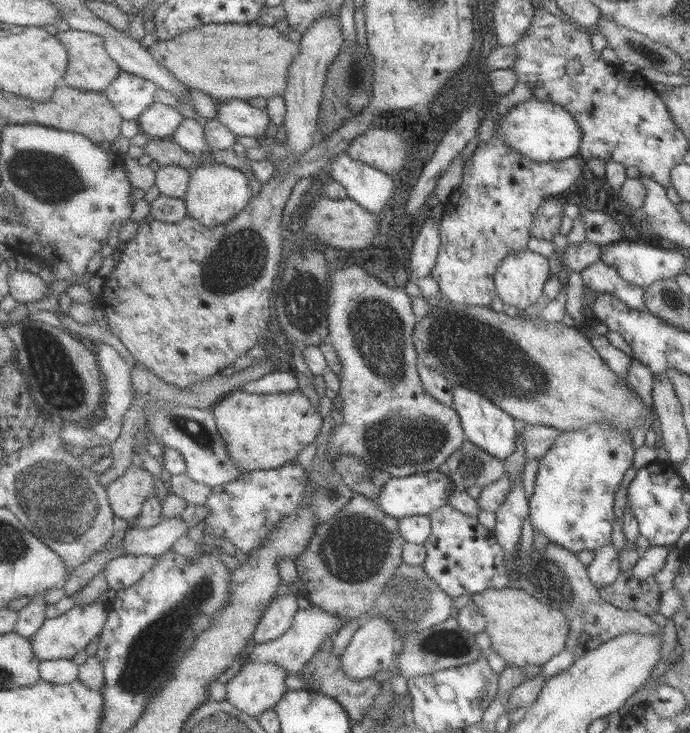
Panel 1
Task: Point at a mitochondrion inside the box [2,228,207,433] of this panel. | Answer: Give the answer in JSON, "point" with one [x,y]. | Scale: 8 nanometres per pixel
{"point":[60,382]}

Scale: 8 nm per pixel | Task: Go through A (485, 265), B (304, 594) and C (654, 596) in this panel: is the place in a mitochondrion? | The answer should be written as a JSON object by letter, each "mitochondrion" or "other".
{"A":"other","B":"other","C":"other"}

